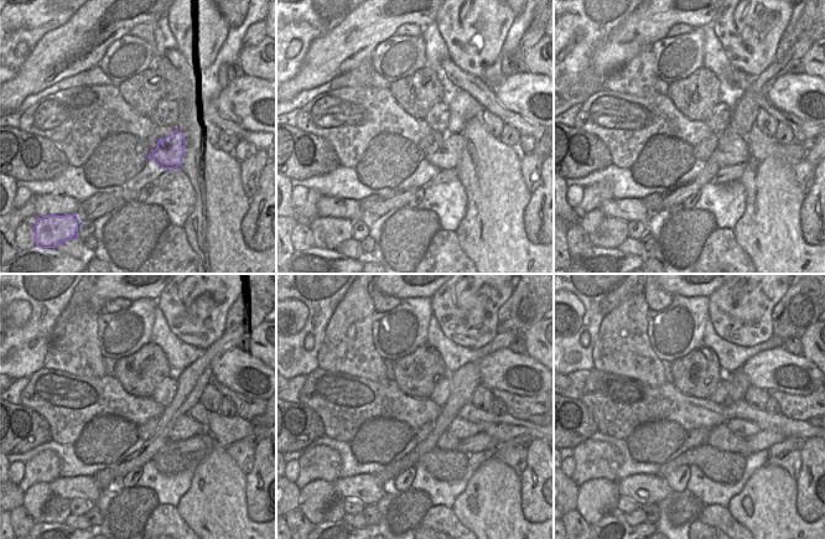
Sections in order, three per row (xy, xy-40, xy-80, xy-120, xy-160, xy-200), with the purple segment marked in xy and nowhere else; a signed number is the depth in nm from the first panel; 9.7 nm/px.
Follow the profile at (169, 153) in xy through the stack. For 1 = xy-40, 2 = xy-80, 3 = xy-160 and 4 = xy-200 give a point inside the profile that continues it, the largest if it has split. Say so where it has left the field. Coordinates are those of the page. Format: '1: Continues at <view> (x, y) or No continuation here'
1: Continues at xy-40 (447, 156)
2: Continues at xy-80 (736, 151)
3: Continues at xy-160 (461, 429)
4: Continues at xy-200 (741, 428).

